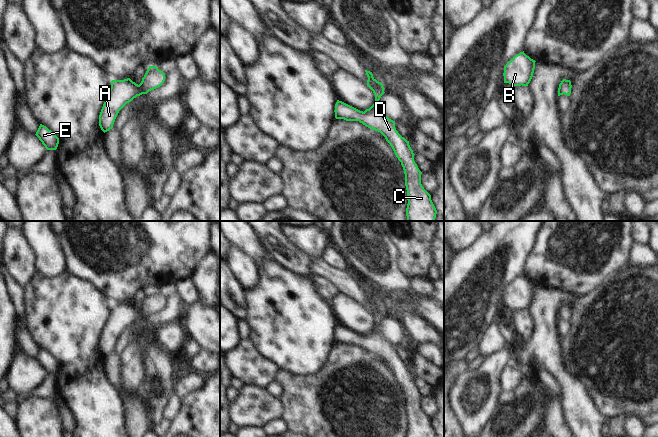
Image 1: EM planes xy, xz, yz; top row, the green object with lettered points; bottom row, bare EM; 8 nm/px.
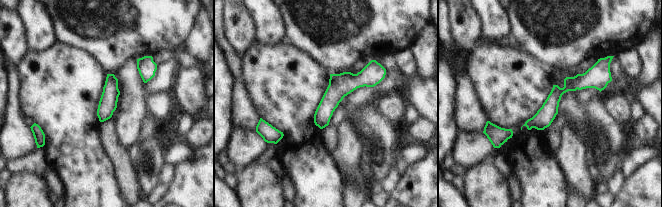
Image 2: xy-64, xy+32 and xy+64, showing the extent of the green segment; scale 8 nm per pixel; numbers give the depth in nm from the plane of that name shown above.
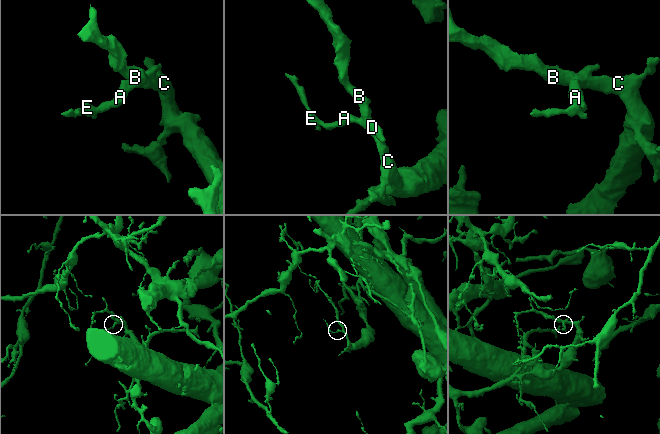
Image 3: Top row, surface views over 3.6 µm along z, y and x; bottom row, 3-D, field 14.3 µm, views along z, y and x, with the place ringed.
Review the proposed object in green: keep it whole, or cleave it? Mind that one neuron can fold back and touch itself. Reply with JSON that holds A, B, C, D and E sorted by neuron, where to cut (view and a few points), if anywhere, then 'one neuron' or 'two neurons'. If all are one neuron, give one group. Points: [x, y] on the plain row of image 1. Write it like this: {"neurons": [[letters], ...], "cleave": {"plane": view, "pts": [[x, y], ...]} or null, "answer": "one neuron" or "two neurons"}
{"neurons": [["A", "B", "C", "D", "E"]], "cleave": null, "answer": "one neuron"}

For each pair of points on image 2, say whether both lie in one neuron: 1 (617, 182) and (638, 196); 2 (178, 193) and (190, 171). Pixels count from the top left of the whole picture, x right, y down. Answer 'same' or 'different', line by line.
1: different
2: same

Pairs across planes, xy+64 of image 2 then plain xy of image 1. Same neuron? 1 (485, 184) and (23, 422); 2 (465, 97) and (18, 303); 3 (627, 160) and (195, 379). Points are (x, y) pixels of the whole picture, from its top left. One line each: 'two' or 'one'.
1: one
2: two
3: one

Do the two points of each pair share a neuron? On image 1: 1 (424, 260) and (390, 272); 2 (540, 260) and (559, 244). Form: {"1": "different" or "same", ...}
{"1": "different", "2": "same"}

